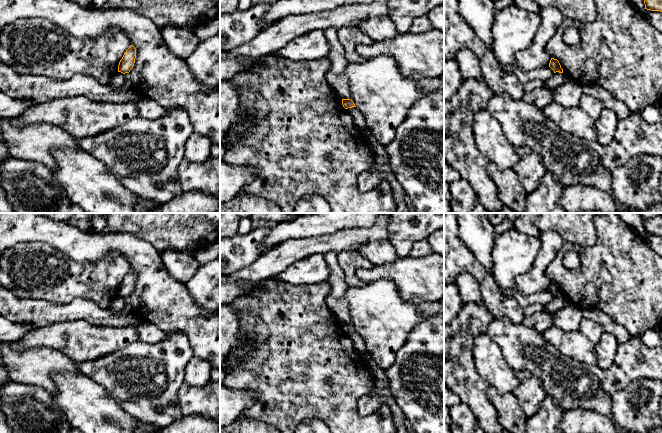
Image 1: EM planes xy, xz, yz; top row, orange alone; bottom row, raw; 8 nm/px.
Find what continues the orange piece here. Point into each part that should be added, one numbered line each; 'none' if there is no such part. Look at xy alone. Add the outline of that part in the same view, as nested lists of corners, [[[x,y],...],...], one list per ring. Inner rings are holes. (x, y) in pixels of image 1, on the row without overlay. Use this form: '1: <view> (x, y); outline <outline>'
none

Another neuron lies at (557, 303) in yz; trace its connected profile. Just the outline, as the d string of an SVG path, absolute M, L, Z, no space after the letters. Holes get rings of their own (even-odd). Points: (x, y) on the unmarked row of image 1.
M556 296L550 303L546 305L545 311L551 315L554 315L557 311L565 306L563 297Z

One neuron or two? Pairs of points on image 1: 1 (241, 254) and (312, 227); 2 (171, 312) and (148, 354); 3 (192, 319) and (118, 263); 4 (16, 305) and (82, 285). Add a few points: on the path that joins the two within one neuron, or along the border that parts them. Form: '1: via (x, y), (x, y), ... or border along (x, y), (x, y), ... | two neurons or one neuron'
1: via (259, 241), (294, 229) | one neuron
2: border along (167, 333), (182, 332), (189, 342) | two neurons
3: border along (114, 250), (118, 251), (125, 258), (130, 268) | two neurons
4: border along (15, 294), (21, 298), (42, 298), (61, 304) | two neurons

